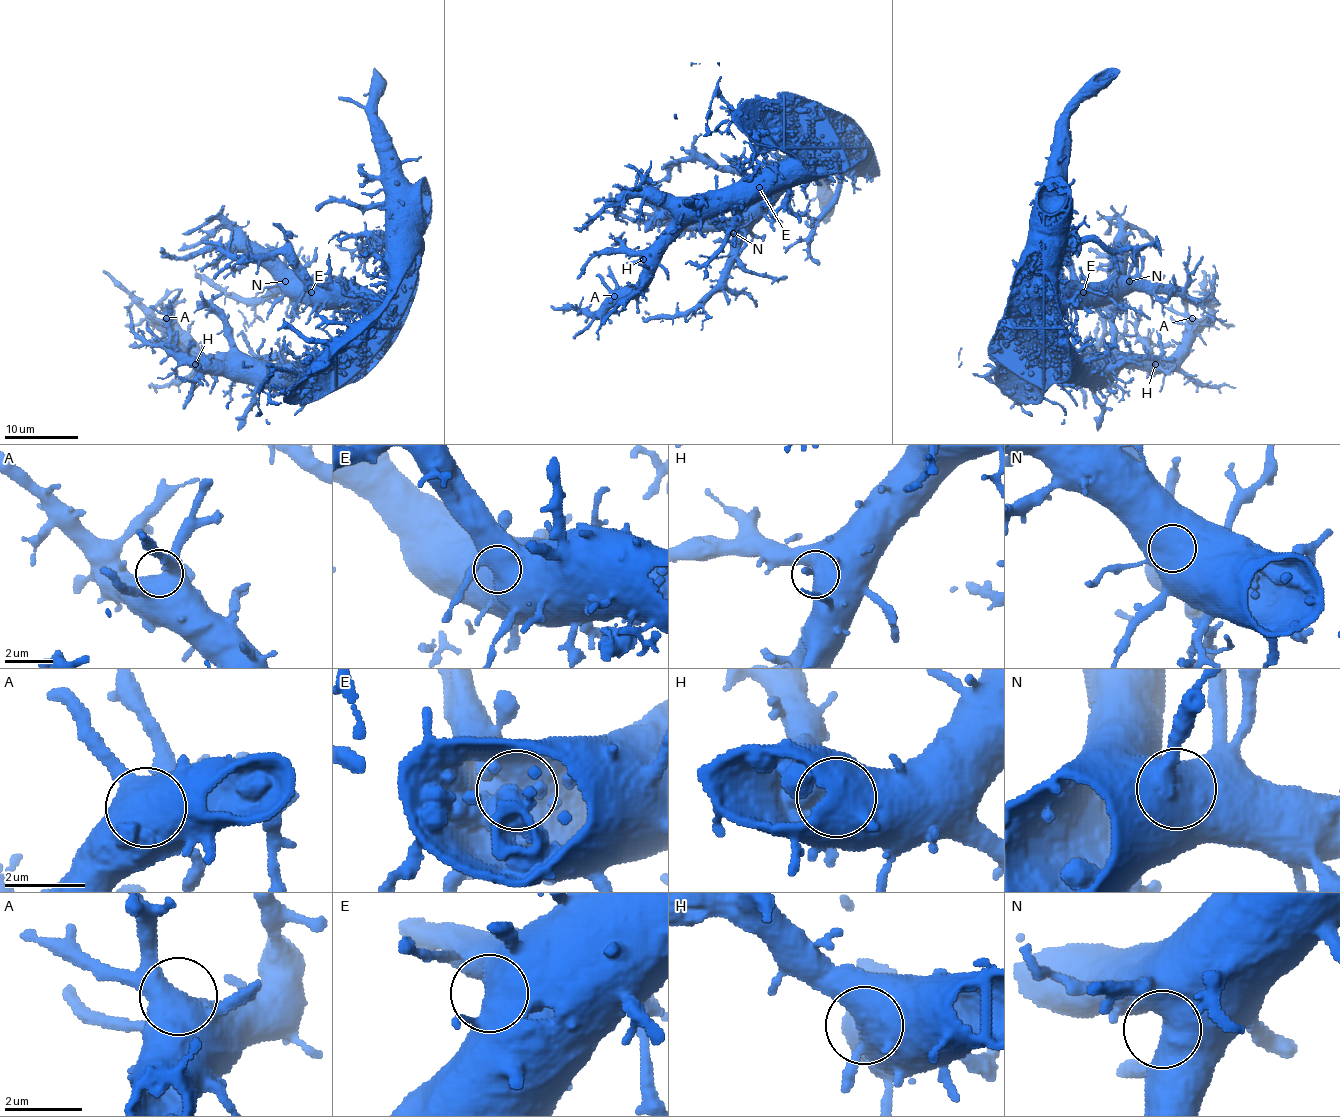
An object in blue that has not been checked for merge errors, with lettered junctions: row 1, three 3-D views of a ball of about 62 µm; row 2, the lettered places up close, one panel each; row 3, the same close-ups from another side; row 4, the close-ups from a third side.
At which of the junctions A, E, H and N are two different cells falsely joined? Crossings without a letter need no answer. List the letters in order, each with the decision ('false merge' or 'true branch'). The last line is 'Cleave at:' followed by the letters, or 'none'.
A: true branch
E: true branch
H: true branch
N: true branch
Cleave at: none

